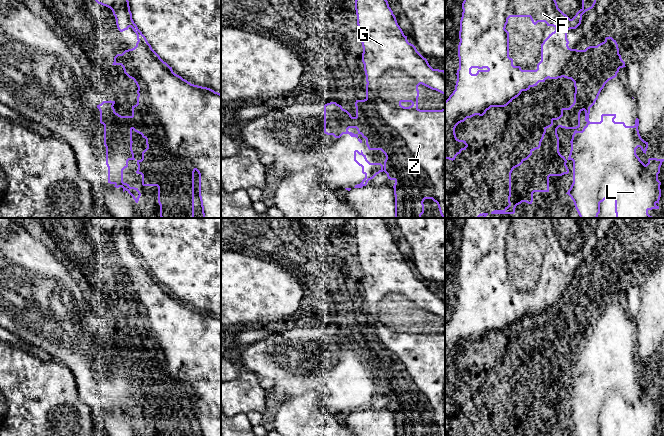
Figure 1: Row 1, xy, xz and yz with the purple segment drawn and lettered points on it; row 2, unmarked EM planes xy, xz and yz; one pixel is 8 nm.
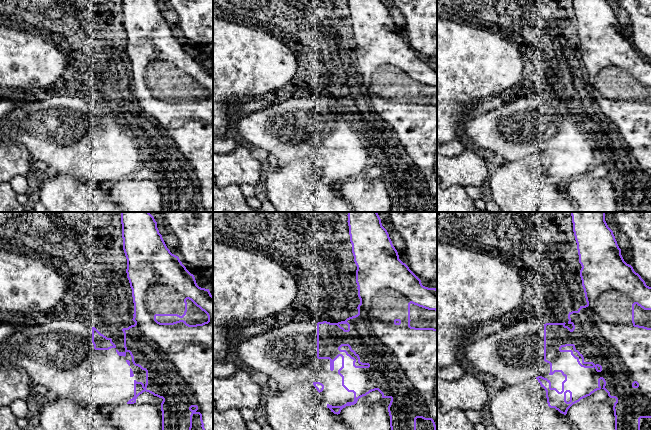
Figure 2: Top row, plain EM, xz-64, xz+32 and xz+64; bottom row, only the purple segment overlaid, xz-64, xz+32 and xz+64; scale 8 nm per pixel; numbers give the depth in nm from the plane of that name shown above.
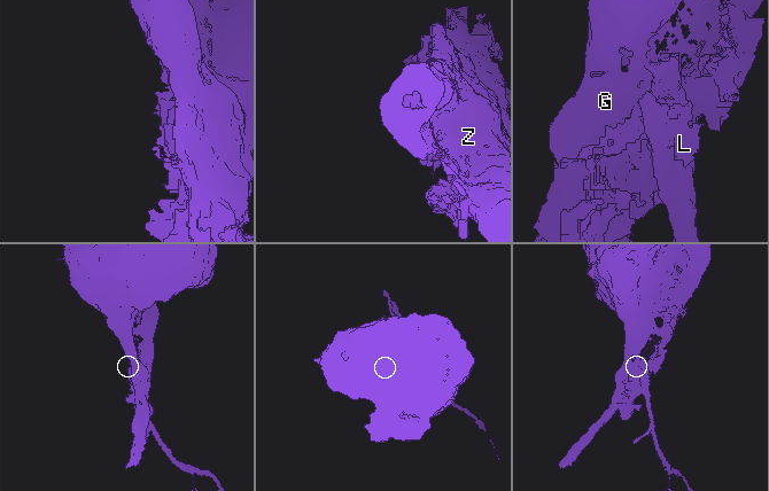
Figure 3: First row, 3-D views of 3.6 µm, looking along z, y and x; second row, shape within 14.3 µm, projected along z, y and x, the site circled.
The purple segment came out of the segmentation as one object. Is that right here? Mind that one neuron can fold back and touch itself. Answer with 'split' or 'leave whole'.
split

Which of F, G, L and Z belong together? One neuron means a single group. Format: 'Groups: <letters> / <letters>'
Groups: F G Z / L

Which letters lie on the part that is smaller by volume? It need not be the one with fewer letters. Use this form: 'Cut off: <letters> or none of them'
Cut off: L

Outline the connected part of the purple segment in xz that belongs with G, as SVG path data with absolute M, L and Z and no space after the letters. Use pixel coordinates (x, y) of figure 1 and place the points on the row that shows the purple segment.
M355 0L355 10L367 84L366 98L355 102L358 133L354 137L361 134L369 150L381 150L385 154L383 171L388 179L395 181L395 218L421 218L425 199L436 202L442 218L445 218L445 109L418 108L420 84L445 95L445 71L433 69L408 42L387 0Z

